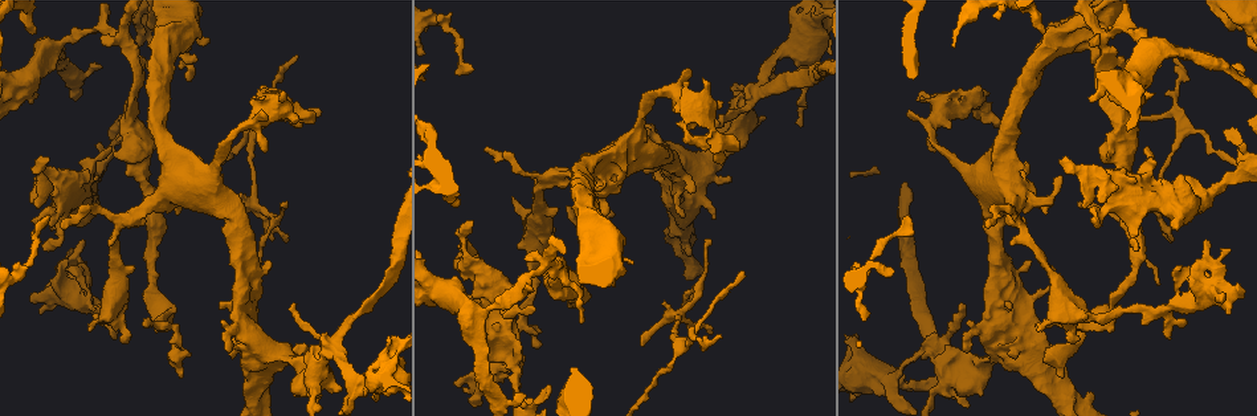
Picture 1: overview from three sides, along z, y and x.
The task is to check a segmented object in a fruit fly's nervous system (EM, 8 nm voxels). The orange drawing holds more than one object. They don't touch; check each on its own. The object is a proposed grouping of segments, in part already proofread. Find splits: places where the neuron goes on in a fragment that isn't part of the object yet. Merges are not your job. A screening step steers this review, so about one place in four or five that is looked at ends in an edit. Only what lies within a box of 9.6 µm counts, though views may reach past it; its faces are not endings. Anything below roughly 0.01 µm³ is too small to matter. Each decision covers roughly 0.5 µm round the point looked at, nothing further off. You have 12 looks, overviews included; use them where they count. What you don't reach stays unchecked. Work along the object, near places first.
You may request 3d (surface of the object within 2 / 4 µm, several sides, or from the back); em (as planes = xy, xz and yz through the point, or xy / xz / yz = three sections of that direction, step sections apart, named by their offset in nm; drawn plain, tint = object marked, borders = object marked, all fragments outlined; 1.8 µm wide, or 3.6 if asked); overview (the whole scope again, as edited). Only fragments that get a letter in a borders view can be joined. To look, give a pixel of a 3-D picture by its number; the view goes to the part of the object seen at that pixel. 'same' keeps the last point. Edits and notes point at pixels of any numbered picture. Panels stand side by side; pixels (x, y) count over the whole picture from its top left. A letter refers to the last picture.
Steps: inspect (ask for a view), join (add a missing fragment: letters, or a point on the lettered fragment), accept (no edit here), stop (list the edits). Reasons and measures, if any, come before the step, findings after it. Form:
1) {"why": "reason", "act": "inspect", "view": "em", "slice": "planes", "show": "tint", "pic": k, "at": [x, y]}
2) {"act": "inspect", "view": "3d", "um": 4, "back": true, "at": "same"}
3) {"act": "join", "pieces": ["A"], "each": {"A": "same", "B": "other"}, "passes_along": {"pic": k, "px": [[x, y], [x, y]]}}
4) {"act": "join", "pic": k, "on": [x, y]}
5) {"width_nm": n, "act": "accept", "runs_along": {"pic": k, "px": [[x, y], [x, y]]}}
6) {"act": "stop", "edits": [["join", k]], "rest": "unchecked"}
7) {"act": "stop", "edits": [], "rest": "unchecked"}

{"why": "an open end", "act": "inspect", "view": "3d", "um": 4, "pic": 1, "at": [1232, 31]}

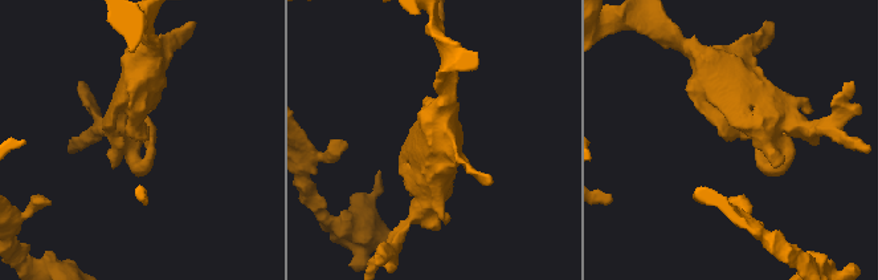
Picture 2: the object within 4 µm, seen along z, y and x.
{"act": "inspect", "view": "em", "um": 3.6, "slice": "xy", "step": 16, "show": "plain", "pic": 2, "at": [726, 139]}

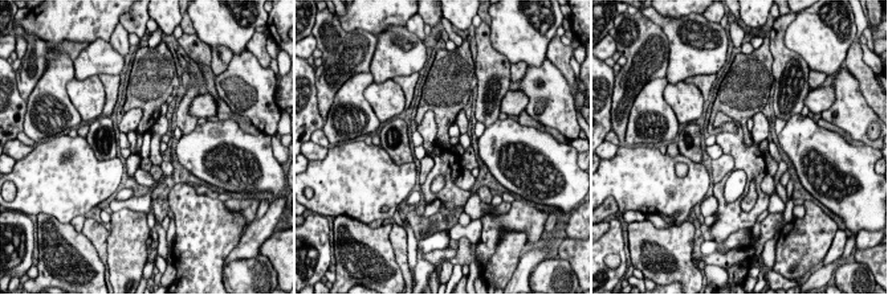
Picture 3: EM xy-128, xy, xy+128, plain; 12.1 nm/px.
{"act": "inspect", "view": "em", "um": 3.6, "slice": "xy", "step": 16, "show": "borders", "at": "same"}

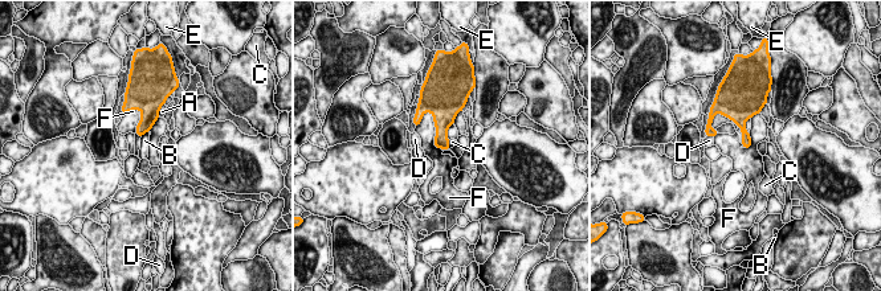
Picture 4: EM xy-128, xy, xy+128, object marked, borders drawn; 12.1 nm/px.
{"act": "accept", "each": {"A": "other", "B": "other", "C": "other", "D": "other", "E": "other", "F": "other"}, "border": {"pic": 4, "px": [[149, 131], [141, 138]]}, "found": "none of them fits"}

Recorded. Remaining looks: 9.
{"why": "tapers out", "act": "inspect", "view": "em", "slice": "yz", "step": 16, "show": "tint", "pic": 1, "at": [296, 57]}

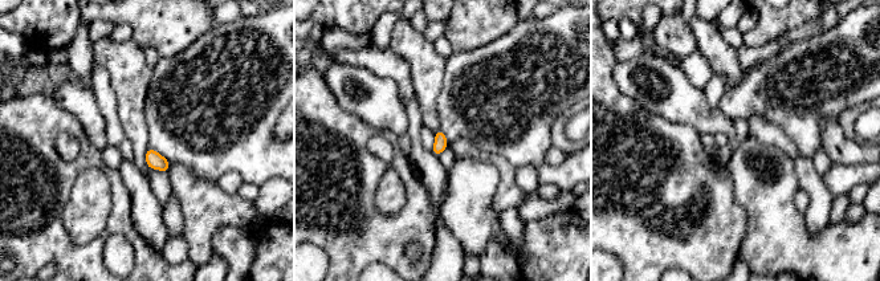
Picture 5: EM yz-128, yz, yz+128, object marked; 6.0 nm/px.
{"act": "inspect", "view": "em", "slice": "planes", "show": "borders", "at": "same"}

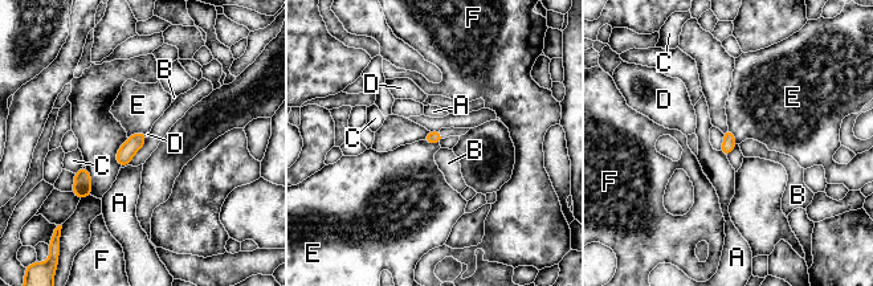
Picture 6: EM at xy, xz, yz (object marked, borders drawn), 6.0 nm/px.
{"act": "join", "pieces": ["D"], "each": {"A": "other", "B": "other", "C": "other", "D": "same", "E": "other", "F": "other"}, "passes_along": {"pic": 6, "px": [[433, 137], [440, 135], [445, 133]]}, "found": "it goes on there"}

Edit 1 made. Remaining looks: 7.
{"why": "thin end", "act": "inspect", "view": "em", "um": 3.6, "slice": "yz", "step": 16, "show": "borders", "pic": 1, "at": [712, 332]}

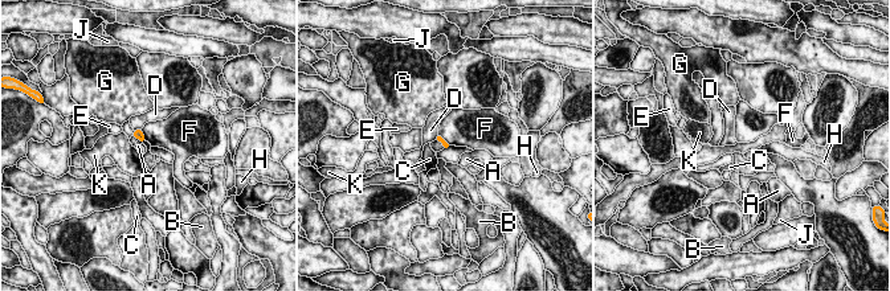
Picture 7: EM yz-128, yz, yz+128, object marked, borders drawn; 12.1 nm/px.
{"act": "inspect", "view": "em", "um": 3.6, "slice": "planes", "show": "borders", "at": "same"}

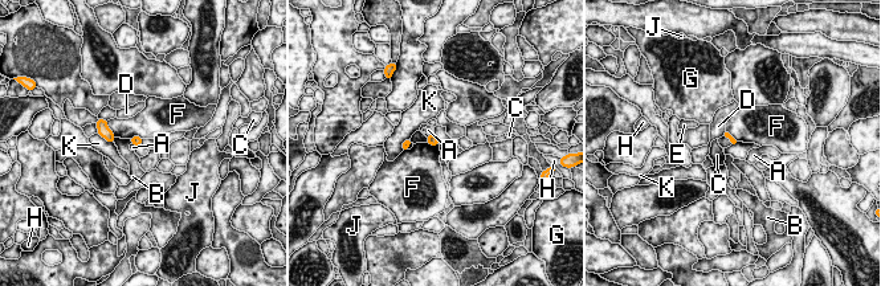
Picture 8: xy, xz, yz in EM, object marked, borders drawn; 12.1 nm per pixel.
{"longest_contact_nm": ["F", 240], "act": "accept", "each": {"A": "other", "B": "other", "C": "other", "D": "other", "E": "other", "F": "other", "G": "other", "H": "other", "J": "other", "K": "other"}, "found": "no lettered fragment goes on from it"}

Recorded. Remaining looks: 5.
{"why": "an open end", "act": "inspect", "view": "em", "slice": "planes", "show": "plain", "pic": 1, "at": [1061, 376]}

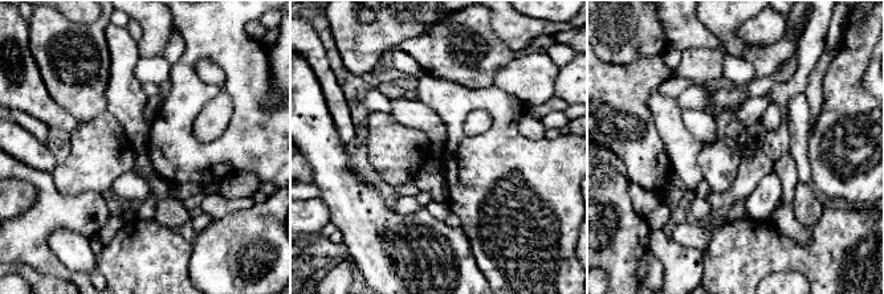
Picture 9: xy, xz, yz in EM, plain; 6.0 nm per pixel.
{"act": "inspect", "view": "em", "slice": "planes", "show": "tint", "at": "same"}

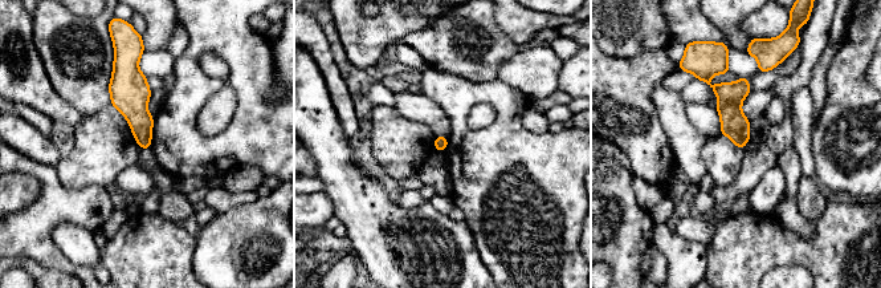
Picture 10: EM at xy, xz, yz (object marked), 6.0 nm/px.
{"why": "what lies round it", "act": "inspect", "view": "em", "slice": "planes", "show": "borders", "at": "same"}

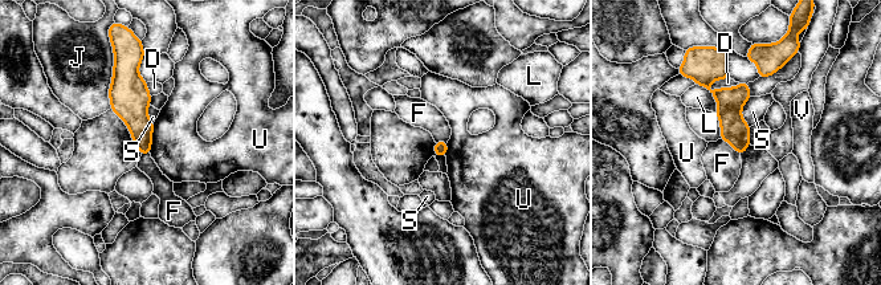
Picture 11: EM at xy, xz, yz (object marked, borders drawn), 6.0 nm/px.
{"act": "accept", "each": {"D": "other", "F": "other", "J": "other", "L": "other", "S": "other", "U": "other", "V": "other"}, "runs_along": {"pic": 11, "px": [[725, 69], [708, 86], [741, 149]]}, "found": "no lettered fragment goes on from it"}

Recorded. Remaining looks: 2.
{"why": "arms part here", "act": "inspect", "view": "3d", "um": 4, "pic": 1, "at": [932, 344]}

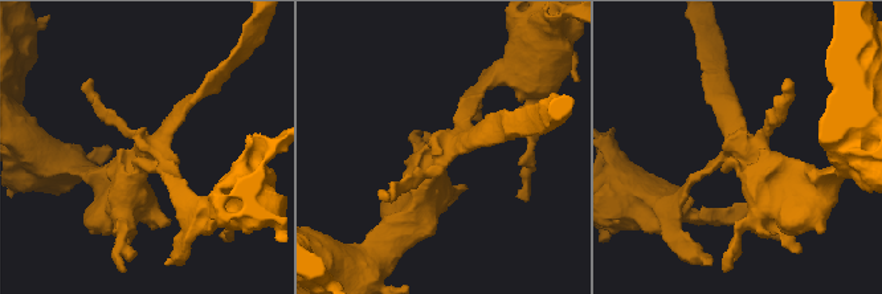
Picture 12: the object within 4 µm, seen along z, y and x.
{"why": "shape alone is not enough", "act": "inspect", "view": "em", "slice": "yz", "step": 4, "show": "borders", "pic": 12, "at": [446, 143]}

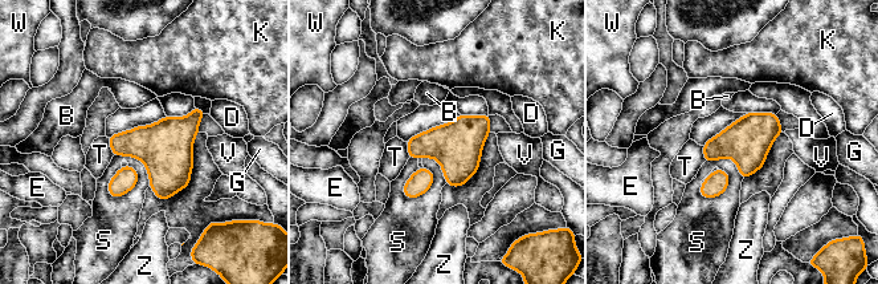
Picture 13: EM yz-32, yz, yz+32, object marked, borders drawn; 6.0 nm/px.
{"longest_contact_nm": ["S", 240], "act": "accept", "each": {"B": "other", "D": "other", "E": "other", "G": "other", "K": "other", "S": "other", "T": "other", "V": "other", "W": "other", "Z": "other"}, "found": "none of them fits"}

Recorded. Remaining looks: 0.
{"act": "stop", "edits": [["join", 6]], "rest": "unchecked"}

